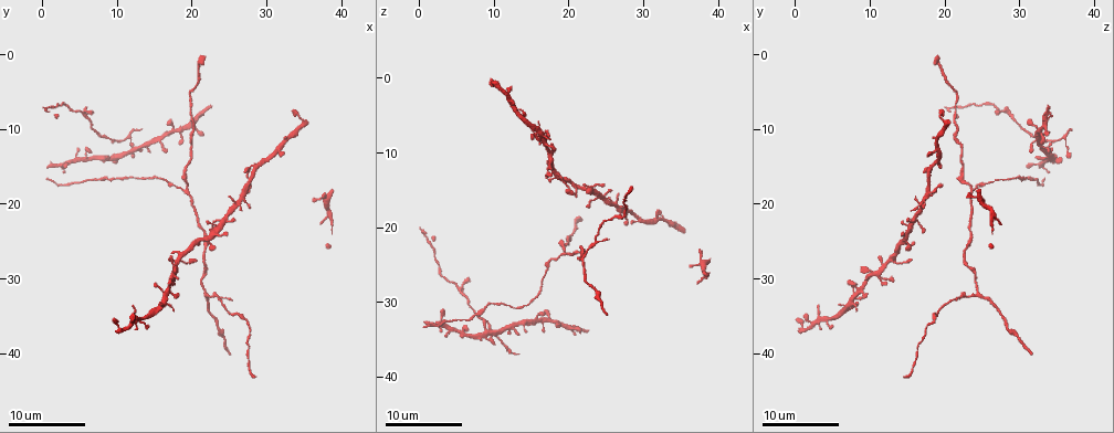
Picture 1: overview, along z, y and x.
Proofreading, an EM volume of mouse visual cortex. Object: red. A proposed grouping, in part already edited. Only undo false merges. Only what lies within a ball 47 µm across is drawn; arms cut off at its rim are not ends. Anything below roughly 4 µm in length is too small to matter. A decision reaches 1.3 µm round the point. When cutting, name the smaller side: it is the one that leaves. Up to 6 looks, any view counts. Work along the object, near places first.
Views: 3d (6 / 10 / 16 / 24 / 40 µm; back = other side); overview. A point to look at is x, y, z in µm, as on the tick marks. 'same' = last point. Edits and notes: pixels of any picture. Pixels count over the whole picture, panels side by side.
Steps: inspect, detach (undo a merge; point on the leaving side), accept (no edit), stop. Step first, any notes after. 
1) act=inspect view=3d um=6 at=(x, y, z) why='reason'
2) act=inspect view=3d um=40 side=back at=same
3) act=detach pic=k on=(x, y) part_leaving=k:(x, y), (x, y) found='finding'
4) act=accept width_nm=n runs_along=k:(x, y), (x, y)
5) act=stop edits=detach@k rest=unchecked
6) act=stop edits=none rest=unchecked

act=inspect view=3d um=16 at=(22.0, 32.5, 24.5) why='arms part here'

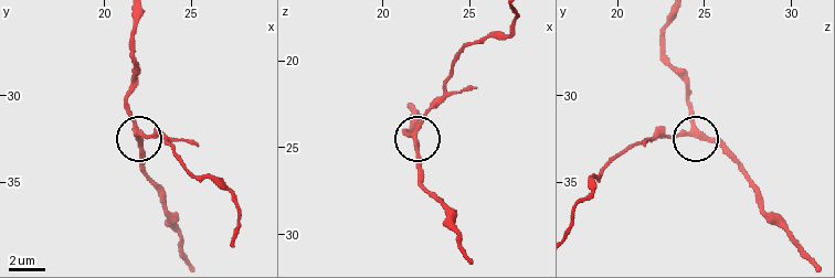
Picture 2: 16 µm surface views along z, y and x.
act=accept width_nm=250 runs_along=2:(673, 21), (663, 52), (684, 83), (691, 132), (742, 171) found='one neuron here'

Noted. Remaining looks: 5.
act=inspect view=3d um=10 at=(21.5, 26.5, 22.5)

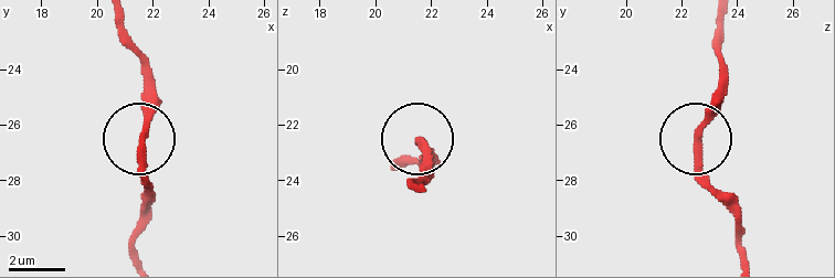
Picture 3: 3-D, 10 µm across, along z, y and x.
act=accept width_nm=230 runs_along=3:(114, 18), (143, 67), (143, 200) found='all the same neuron'

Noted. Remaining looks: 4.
act=inspect view=3d um=10 at=(19.5, 18.0, 24.0) why='three arms meet'

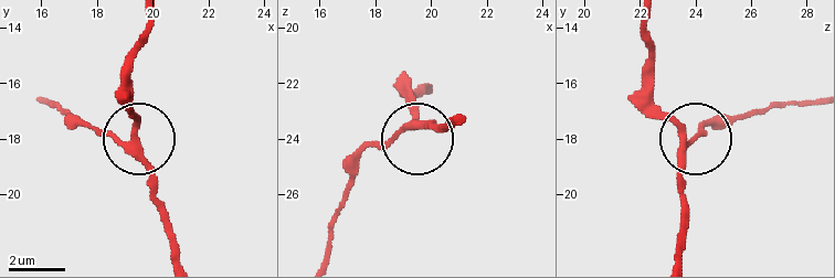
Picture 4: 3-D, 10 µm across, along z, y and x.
act=accept arms=3 found='one neuron here'

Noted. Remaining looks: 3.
act=stop edits=none rest=unchecked

